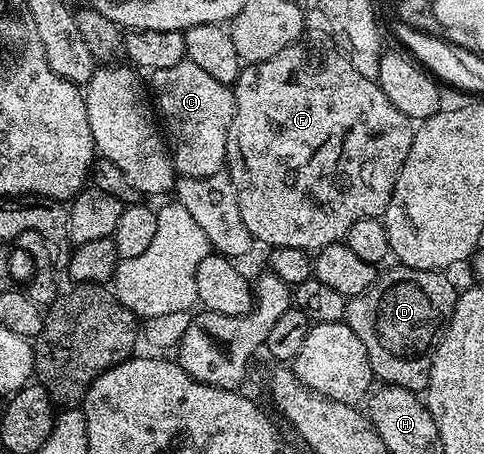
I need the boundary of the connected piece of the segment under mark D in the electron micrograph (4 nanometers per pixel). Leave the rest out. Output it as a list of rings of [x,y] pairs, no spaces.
[[[398,265],[396,269],[389,270],[386,274],[384,271],[370,290],[348,299],[343,321],[349,325],[351,332],[355,332],[355,336],[359,336],[359,340],[363,340],[363,348],[367,348],[367,360],[378,383],[421,392],[429,385],[433,352],[437,349],[437,343],[449,319],[453,317],[459,290],[445,279],[444,273],[436,270],[416,270],[402,265]]]

